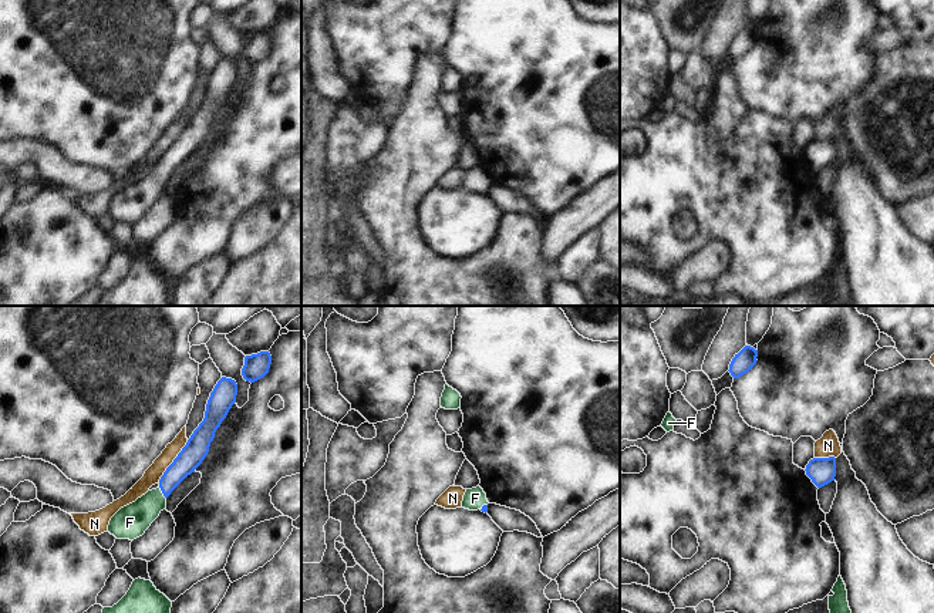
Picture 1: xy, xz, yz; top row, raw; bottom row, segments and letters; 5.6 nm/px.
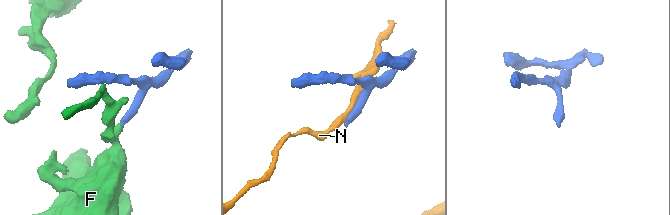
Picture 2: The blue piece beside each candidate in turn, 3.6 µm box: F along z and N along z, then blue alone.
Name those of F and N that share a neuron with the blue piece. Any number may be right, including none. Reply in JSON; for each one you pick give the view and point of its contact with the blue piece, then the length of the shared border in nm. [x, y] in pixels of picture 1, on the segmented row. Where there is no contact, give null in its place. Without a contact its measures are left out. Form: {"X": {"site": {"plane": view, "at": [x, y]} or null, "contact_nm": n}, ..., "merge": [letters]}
{"F": {"site": {"plane": "xy", "at": [162, 492]}, "contact_nm": 80}, "merge": ["F"]}

